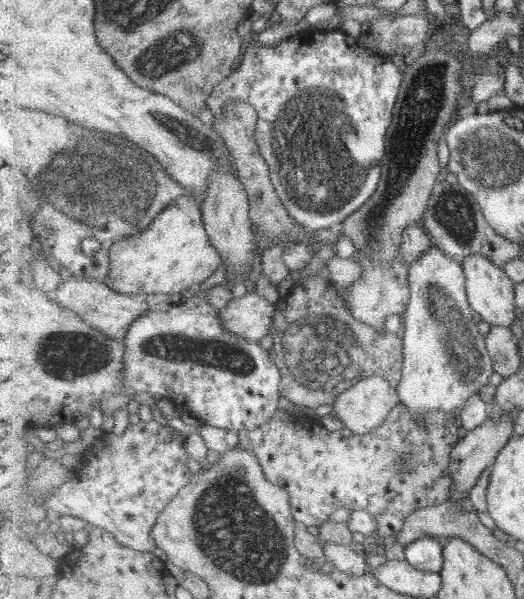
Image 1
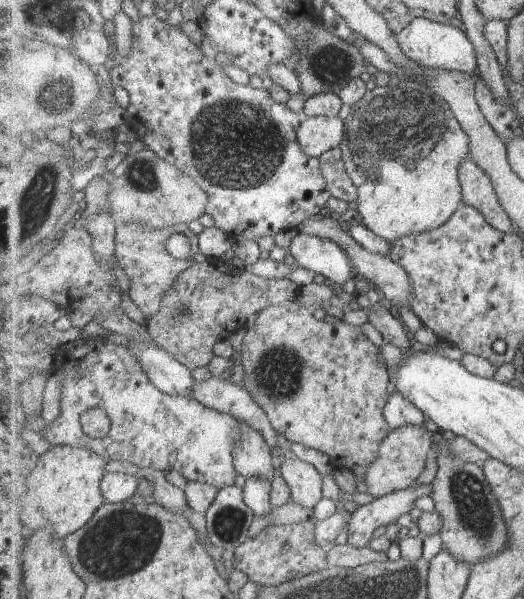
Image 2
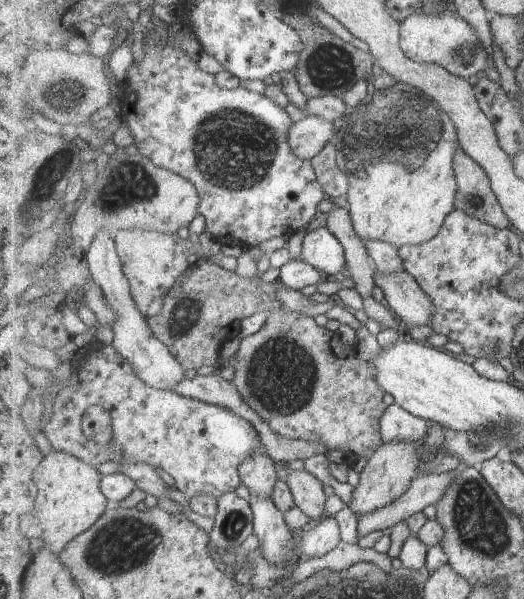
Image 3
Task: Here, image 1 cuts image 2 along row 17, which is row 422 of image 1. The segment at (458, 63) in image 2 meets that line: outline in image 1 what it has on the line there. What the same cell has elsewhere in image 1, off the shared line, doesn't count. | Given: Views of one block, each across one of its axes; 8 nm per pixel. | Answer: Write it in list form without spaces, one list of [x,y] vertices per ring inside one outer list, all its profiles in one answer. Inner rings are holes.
[[[433,246],[423,253],[423,257],[408,265],[408,283],[411,301],[402,314],[404,336],[403,380],[396,387],[401,402],[408,406],[413,418],[425,425],[425,415],[443,411],[449,415],[461,412],[469,399],[489,383],[489,378],[497,374],[492,354],[486,344],[486,336],[481,335],[481,322],[476,310],[469,303],[469,291],[464,266]]]

